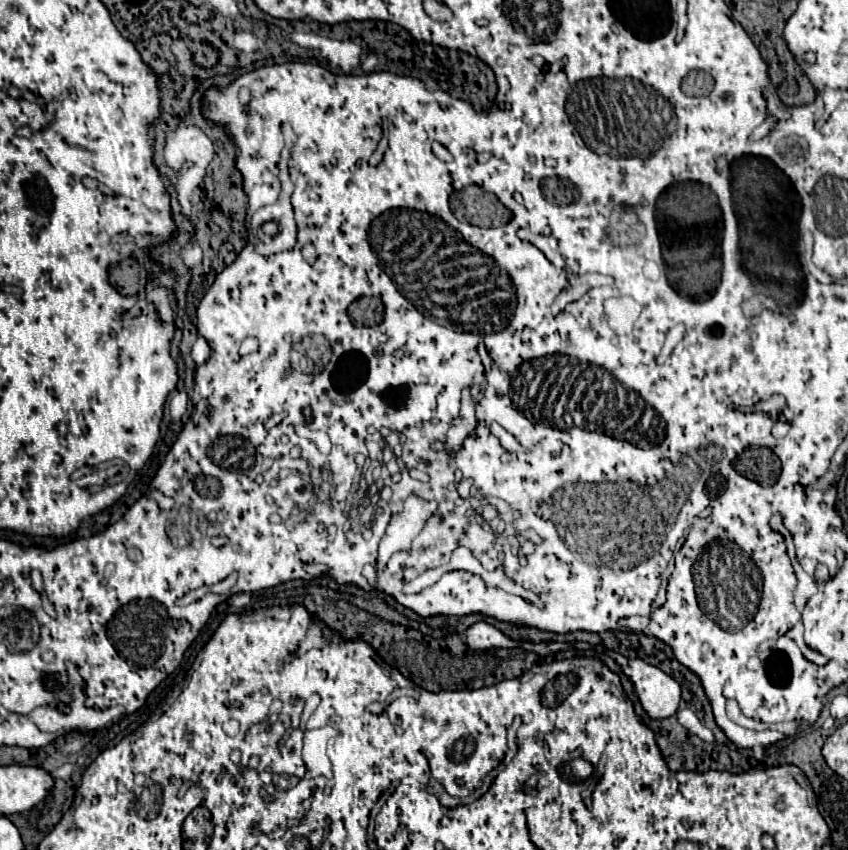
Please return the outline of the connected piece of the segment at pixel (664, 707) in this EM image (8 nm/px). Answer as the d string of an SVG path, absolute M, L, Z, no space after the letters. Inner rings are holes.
M615 651L608 655L621 665L625 675L631 677L643 709L653 719L671 717L677 713L681 701L681 685L673 677L663 673L659 667L645 663L643 659L627 658Z

